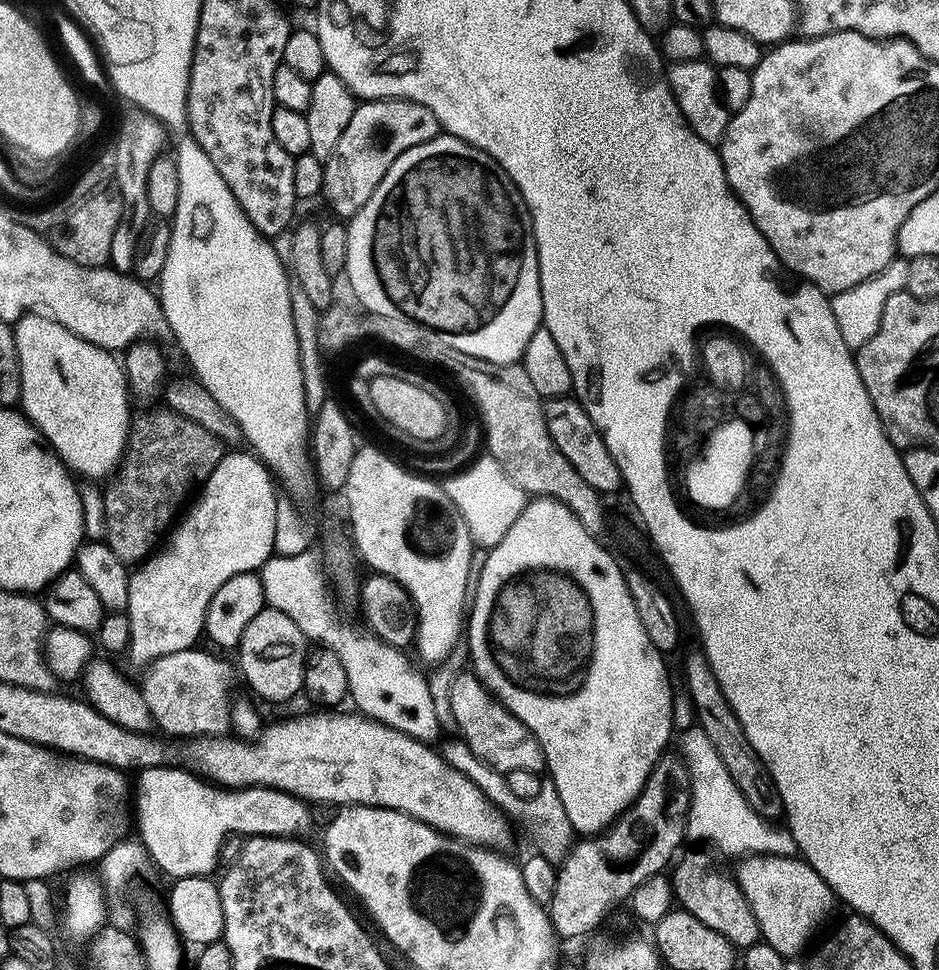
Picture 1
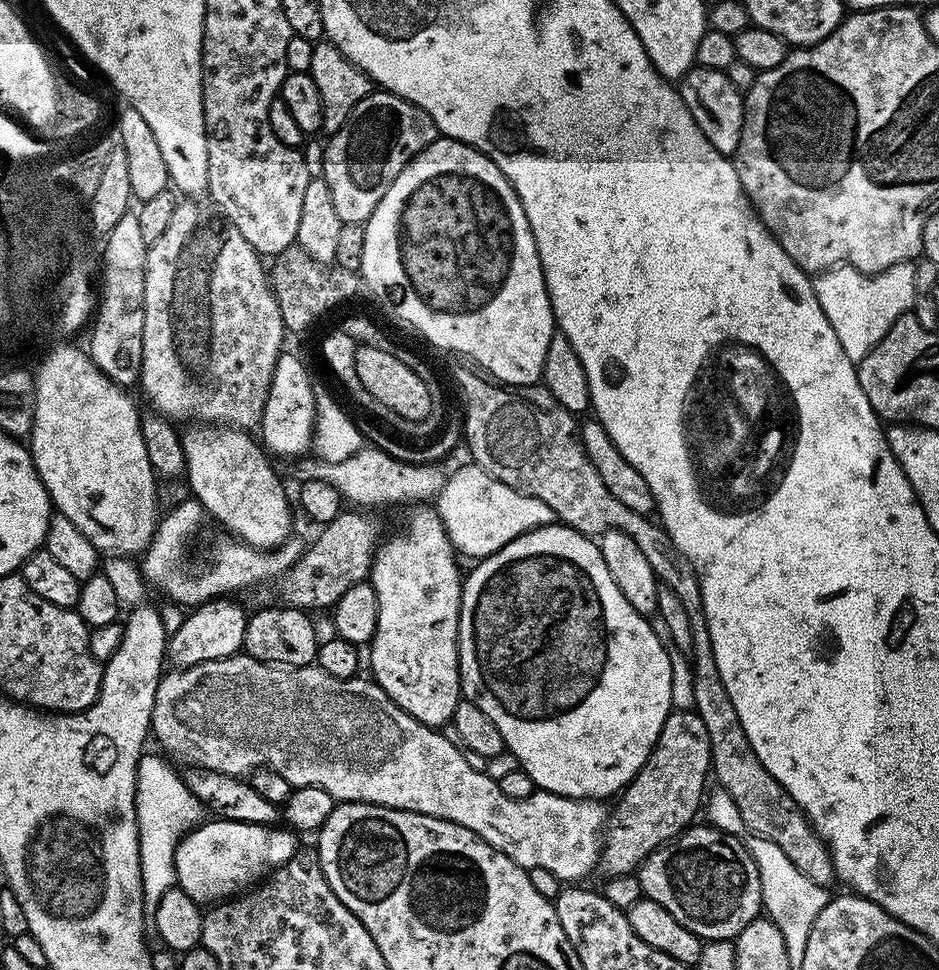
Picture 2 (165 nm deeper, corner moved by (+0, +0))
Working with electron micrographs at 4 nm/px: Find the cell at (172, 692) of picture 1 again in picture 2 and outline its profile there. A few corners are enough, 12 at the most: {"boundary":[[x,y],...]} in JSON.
{"boundary":[[161,675],[169,757],[466,826],[561,882],[601,801],[506,798],[371,679]]}

